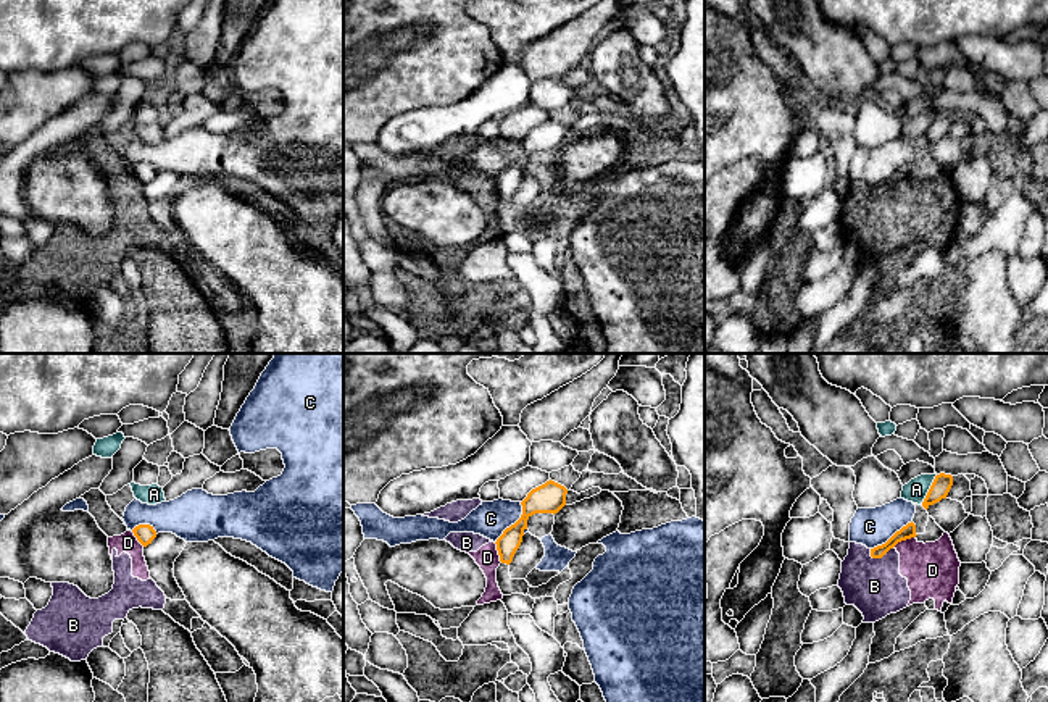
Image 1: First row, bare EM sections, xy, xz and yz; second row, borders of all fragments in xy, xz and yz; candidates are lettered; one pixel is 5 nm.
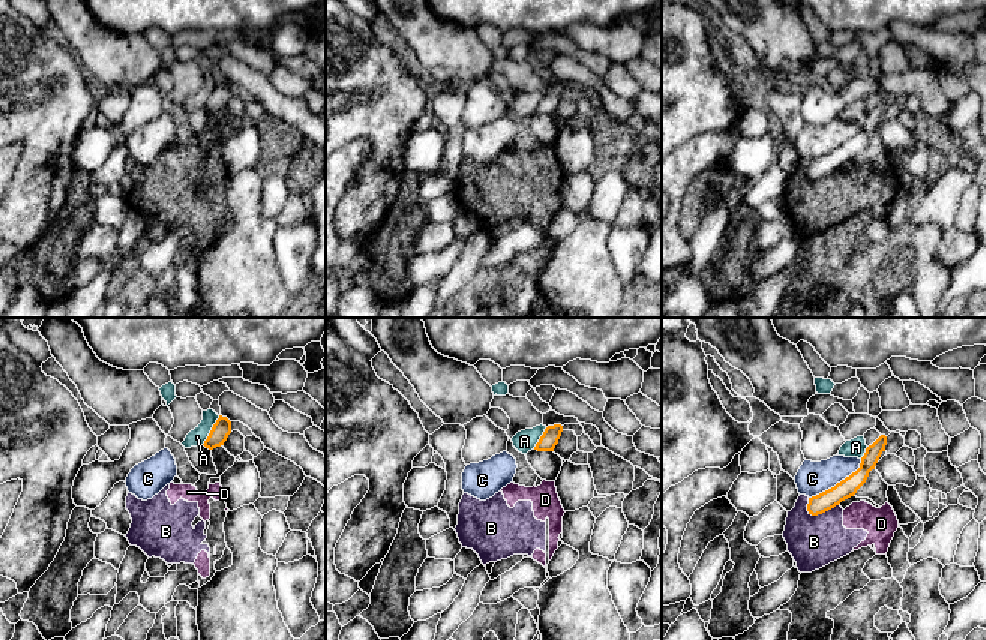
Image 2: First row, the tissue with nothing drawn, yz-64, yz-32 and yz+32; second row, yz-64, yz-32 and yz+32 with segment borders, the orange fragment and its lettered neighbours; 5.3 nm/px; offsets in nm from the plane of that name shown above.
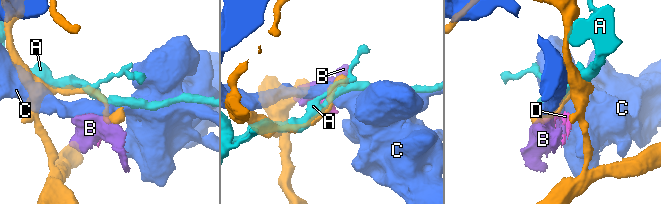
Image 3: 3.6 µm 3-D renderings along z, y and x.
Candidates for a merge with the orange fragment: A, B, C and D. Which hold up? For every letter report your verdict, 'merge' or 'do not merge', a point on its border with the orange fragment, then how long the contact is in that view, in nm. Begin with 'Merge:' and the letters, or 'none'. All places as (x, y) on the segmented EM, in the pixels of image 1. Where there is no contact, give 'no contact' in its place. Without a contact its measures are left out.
Merge: none
A: do not merge | yz (929, 489) | 170 nm
B: do not merge | yz (881, 557) | 140 nm
C: do not merge | xz (515, 523) | 240 nm
D: do not merge | yz (903, 539) | 120 nm

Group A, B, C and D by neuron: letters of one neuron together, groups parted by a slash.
A / B D / C

